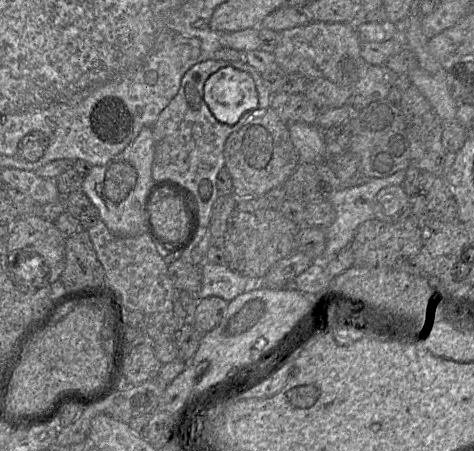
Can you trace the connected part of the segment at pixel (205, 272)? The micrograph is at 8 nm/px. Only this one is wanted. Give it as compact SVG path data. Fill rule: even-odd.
M204 261L200 266L202 284L199 291L193 293L198 299L217 296L230 302L252 286L249 278L232 271L226 264Z

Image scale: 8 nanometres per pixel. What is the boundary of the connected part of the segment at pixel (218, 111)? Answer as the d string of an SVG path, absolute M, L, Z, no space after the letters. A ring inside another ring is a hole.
M228 66L209 76L204 101L219 122L234 125L257 107L257 89L249 73Z

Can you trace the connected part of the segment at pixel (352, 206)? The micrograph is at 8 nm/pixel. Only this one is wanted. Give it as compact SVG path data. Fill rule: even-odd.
M401 170L387 178L367 180L357 186L339 190L330 196L328 201L335 210L336 218L330 226L323 228L325 231L326 247L319 259L320 262L328 262L342 249L350 246L358 227L362 223L374 219L373 200L377 193L385 187L402 185L405 175L406 170Z

